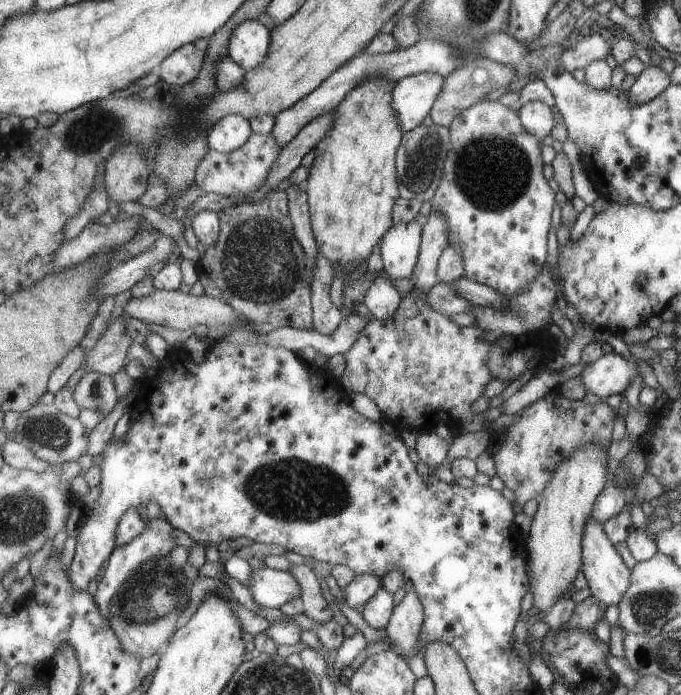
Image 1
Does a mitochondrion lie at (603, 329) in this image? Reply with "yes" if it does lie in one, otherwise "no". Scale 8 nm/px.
no

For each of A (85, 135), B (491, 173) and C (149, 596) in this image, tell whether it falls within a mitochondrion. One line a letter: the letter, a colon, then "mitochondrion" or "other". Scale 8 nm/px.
A: mitochondrion
B: mitochondrion
C: mitochondrion

